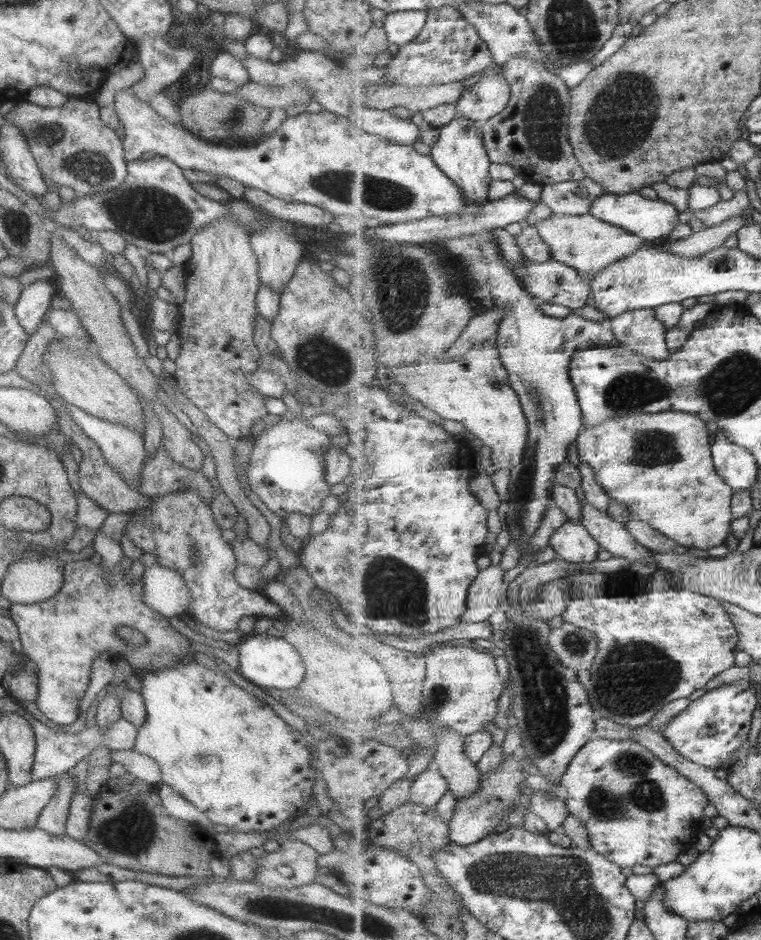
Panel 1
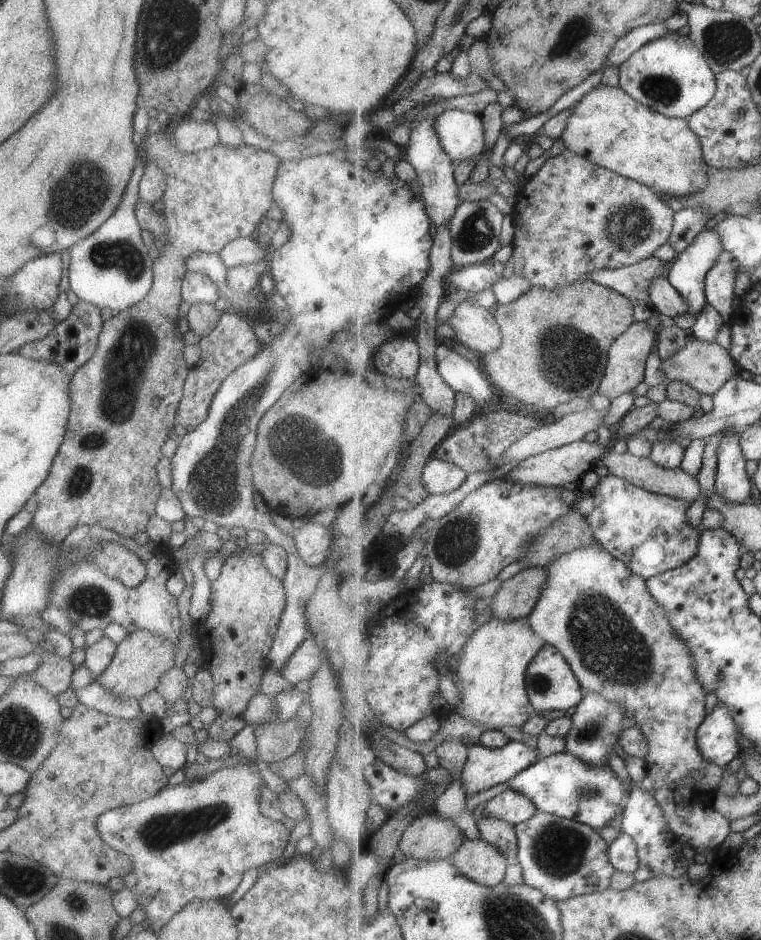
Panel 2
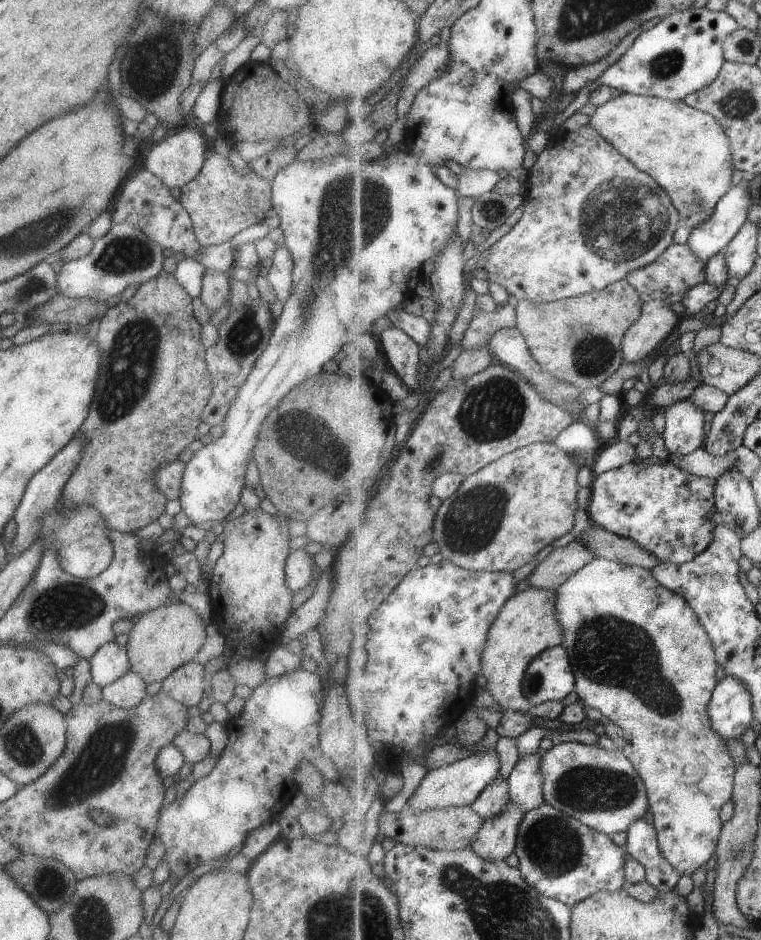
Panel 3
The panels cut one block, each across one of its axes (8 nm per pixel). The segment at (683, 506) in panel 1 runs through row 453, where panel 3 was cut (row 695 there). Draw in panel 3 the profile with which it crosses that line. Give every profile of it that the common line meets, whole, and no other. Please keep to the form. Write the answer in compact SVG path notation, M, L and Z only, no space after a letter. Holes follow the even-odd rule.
M596 556L589 564L578 570L565 584L562 584L556 591L556 594L558 619L564 628L562 645L567 649L573 670L576 673L575 692L585 705L596 708L611 722L626 727L628 744L624 746L623 752L636 765L636 769L644 777L645 784L649 790L650 811L653 816L655 830L657 830L657 838L659 838L659 848L661 848L663 856L669 860L669 864L675 870L679 870L681 876L690 875L692 877L699 868L711 865L714 862L717 844L723 831L724 822L721 820L722 806L725 806L732 799L734 780L737 774L736 761L729 750L728 741L723 740L713 730L713 724L711 724L711 718L709 718L709 702L711 702L712 694L719 683L717 681L719 664L713 640L709 638L709 632L705 630L699 614L689 604L689 600L686 600L685 596L681 596L681 593L678 593L676 590L661 584L654 576L652 569L629 566L620 562L610 561L605 557Z

